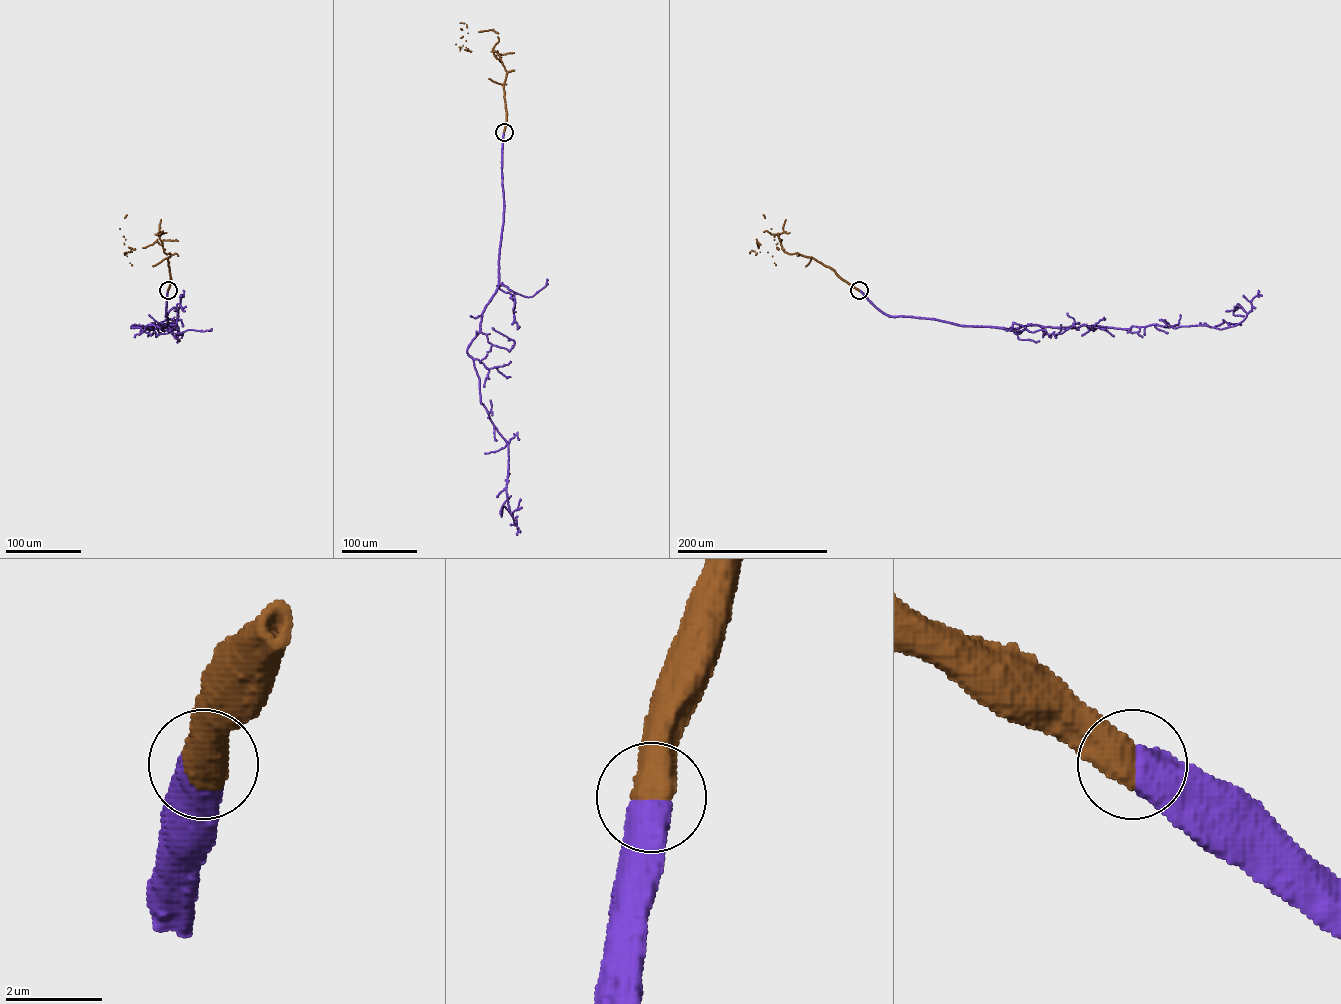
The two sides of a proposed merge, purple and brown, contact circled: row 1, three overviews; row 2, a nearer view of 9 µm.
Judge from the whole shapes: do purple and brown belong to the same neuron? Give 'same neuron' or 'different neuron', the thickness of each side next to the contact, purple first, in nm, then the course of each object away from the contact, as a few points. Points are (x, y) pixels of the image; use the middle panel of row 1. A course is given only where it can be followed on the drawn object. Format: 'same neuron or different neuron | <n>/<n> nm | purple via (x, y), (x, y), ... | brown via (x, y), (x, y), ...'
same neuron | 650/650 nm | purple via (504, 132), (498, 286), (467, 351), (481, 402), (508, 444), (513, 520), (504, 506), (501, 516) | brown via (504, 132), (507, 71), (493, 50), (499, 38), (493, 29), (479, 31), (460, 50), (463, 36)

